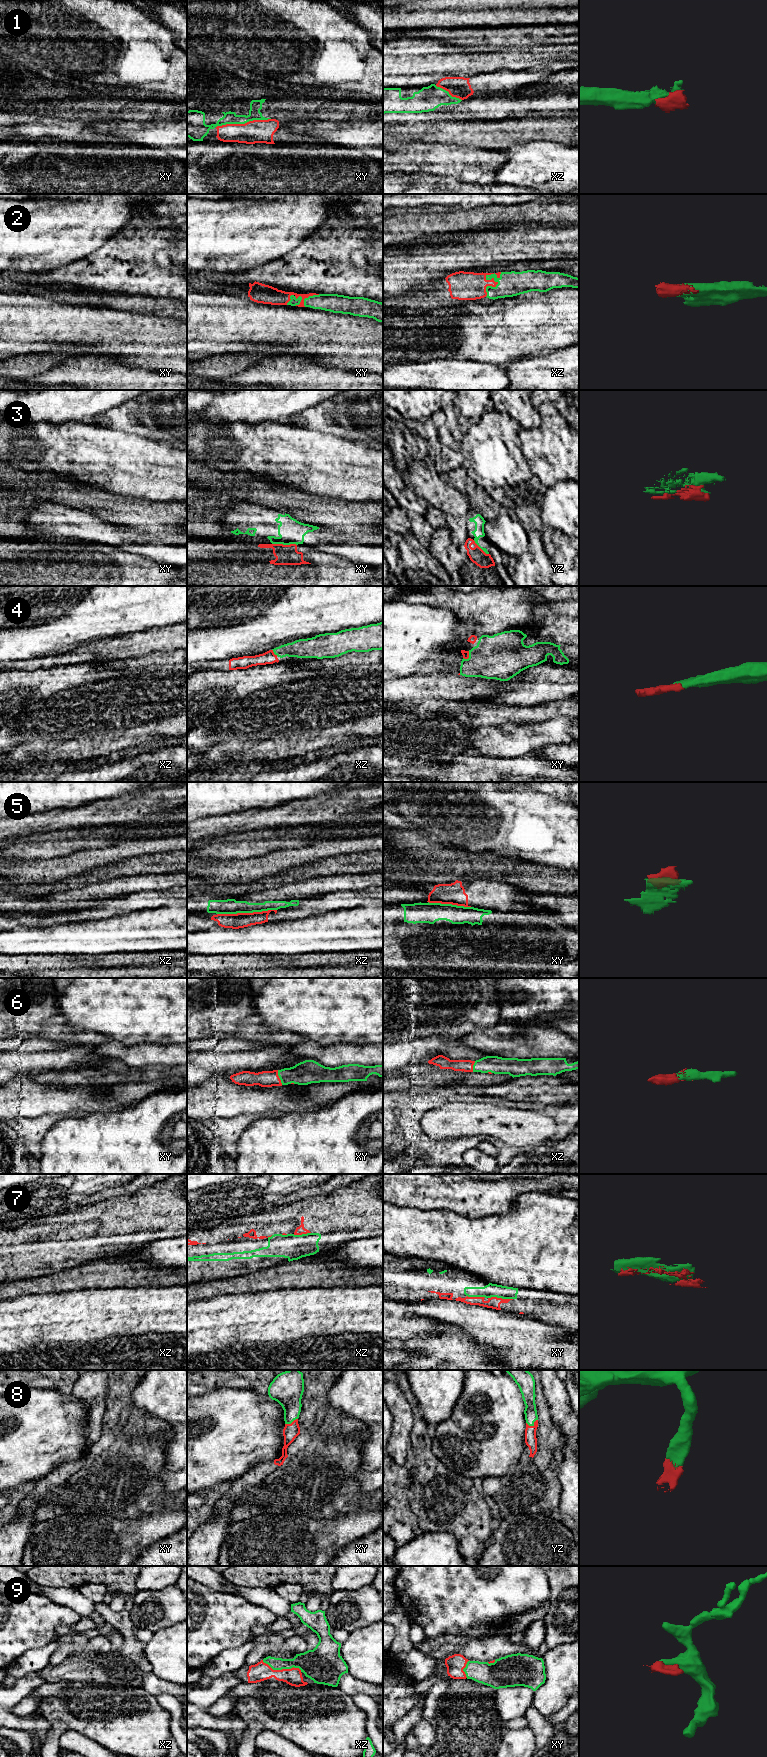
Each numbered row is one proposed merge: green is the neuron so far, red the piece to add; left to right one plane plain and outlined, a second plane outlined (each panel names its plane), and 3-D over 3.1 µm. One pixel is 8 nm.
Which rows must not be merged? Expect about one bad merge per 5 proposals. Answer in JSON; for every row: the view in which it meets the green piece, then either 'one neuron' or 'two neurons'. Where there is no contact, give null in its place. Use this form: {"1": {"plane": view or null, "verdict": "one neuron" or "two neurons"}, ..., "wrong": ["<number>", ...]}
{"1": {"plane": "xy", "verdict": "one neuron"}, "2": {"plane": "xz", "verdict": "one neuron"}, "3": {"plane": "xy", "verdict": "two neurons"}, "4": {"plane": "xz", "verdict": "one neuron"}, "5": {"plane": "xz", "verdict": "two neurons"}, "6": {"plane": "xy", "verdict": "one neuron"}, "7": {"plane": "xy", "verdict": "one neuron"}, "8": {"plane": "yz", "verdict": "one neuron"}, "9": {"plane": "xz", "verdict": "one neuron"}, "wrong": ["3", "5"]}

